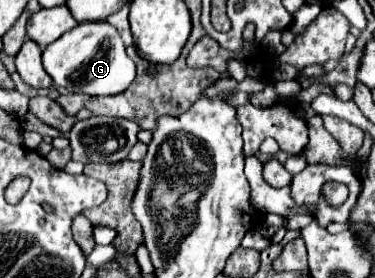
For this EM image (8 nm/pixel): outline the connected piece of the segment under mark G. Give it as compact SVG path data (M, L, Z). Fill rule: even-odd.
M107 21L79 23L45 47L43 67L51 79L69 93L83 95L119 95L135 79L135 63L127 57L119 31Z

